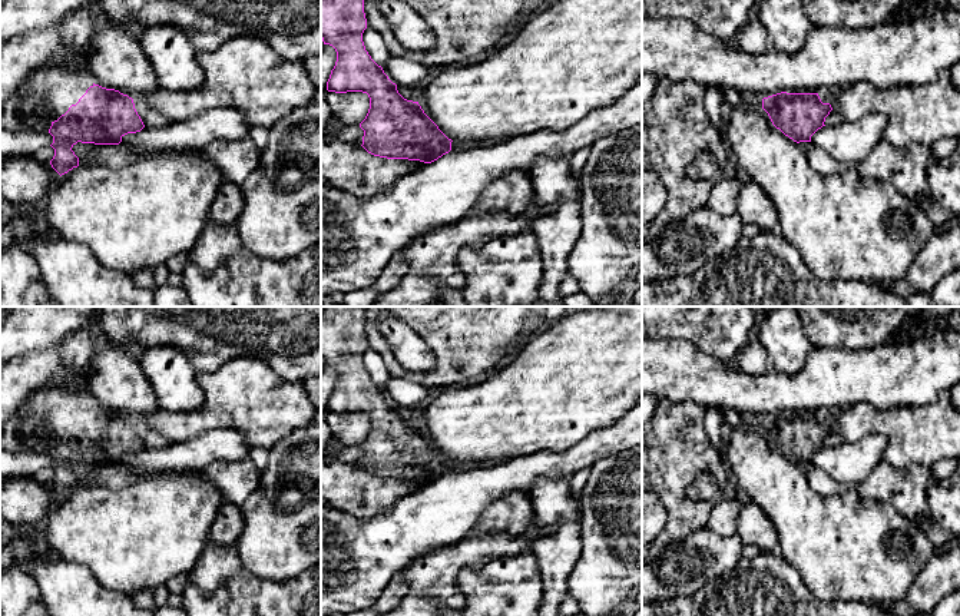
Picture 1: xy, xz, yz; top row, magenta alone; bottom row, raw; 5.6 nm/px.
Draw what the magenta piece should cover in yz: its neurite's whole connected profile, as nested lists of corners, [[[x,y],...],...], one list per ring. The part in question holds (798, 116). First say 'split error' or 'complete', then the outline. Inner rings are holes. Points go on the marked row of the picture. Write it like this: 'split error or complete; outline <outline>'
split error; outline [[[834,90],[818,93],[781,92],[762,99],[762,109],[772,125],[794,142],[811,142],[811,136],[821,129],[832,110]]]

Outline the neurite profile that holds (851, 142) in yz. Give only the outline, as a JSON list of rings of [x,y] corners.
[[[870,113],[855,122],[822,126],[811,136],[811,142],[834,159],[855,166],[884,139],[885,127],[884,115]]]

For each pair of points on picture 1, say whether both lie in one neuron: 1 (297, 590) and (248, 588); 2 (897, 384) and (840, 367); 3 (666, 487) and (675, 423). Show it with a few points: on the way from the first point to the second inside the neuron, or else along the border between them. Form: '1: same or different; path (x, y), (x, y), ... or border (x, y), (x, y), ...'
1: same; path (285, 590), (260, 590)
2: same; path (883, 376), (854, 376)
3: same; path (666, 472), (666, 453), (674, 446), (675, 439)

